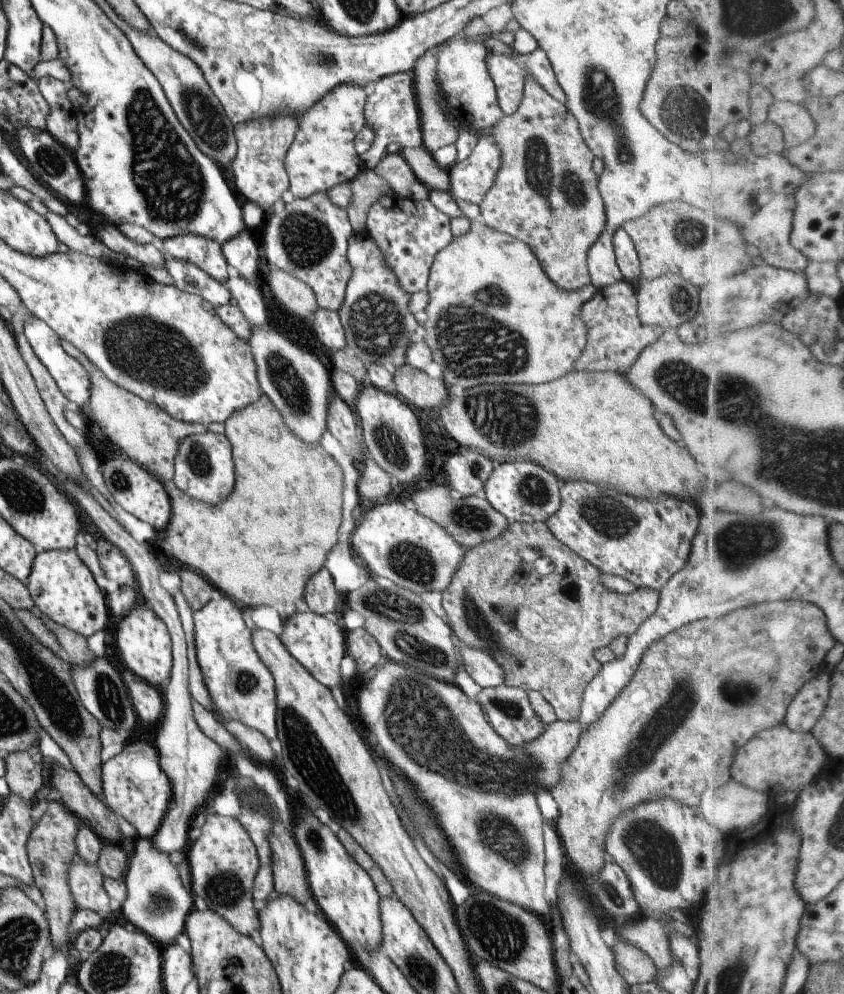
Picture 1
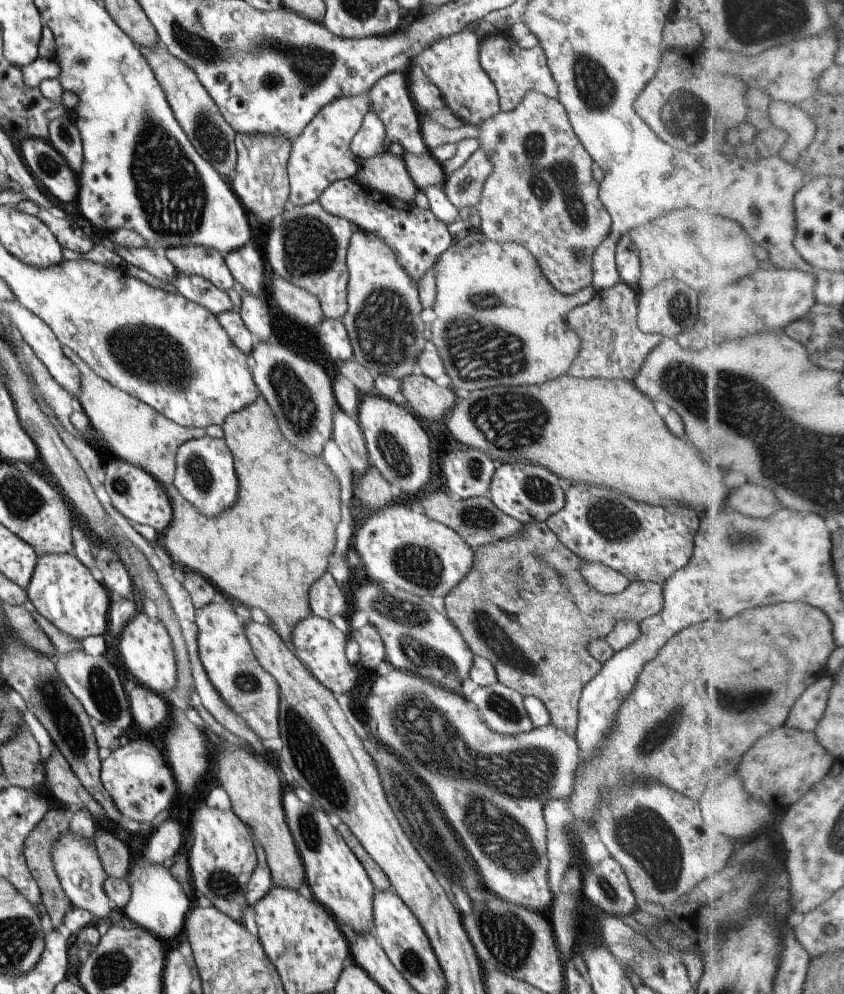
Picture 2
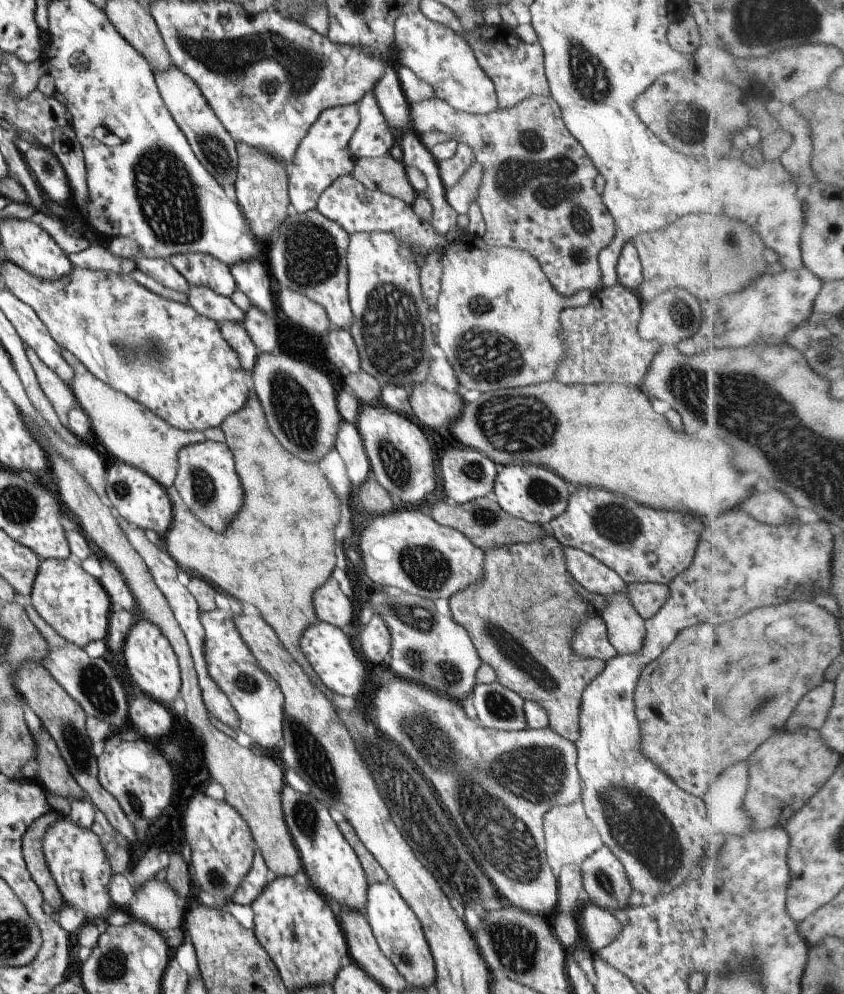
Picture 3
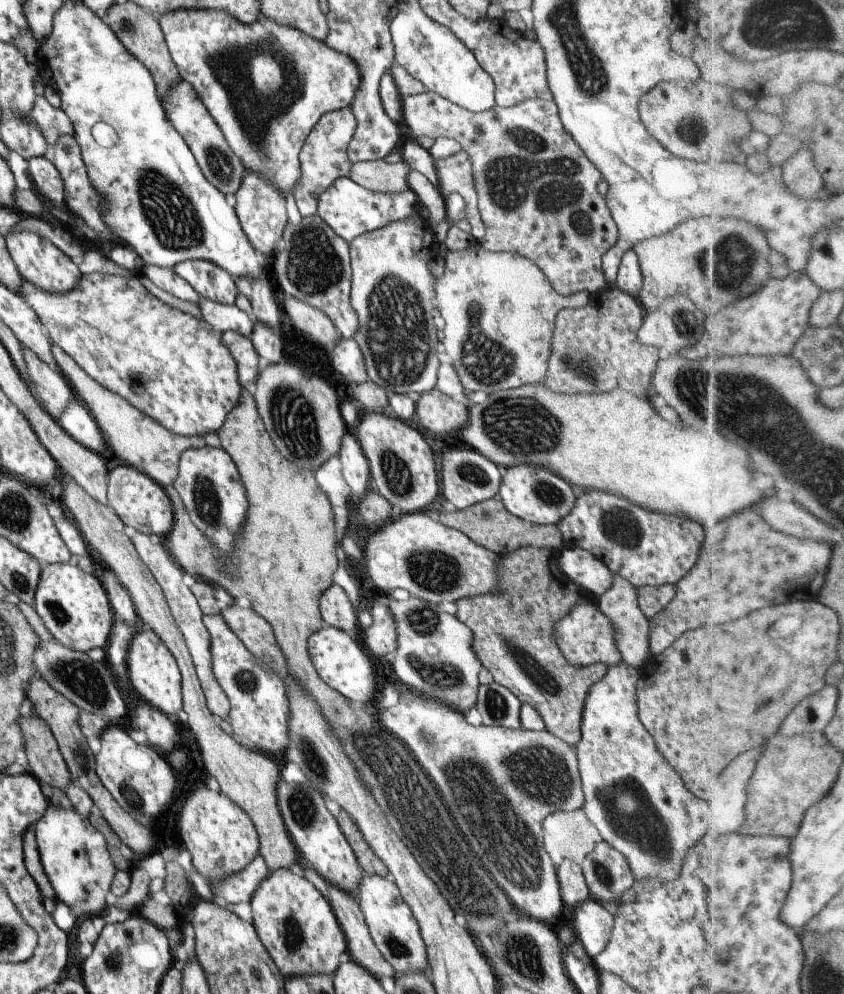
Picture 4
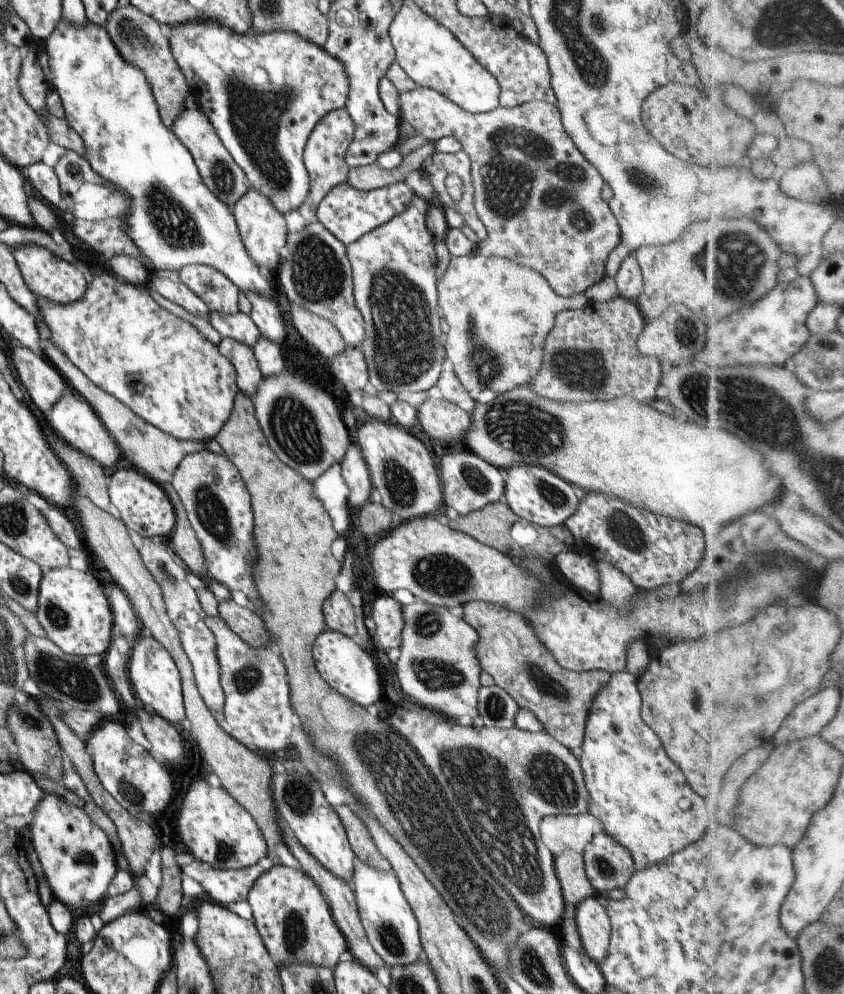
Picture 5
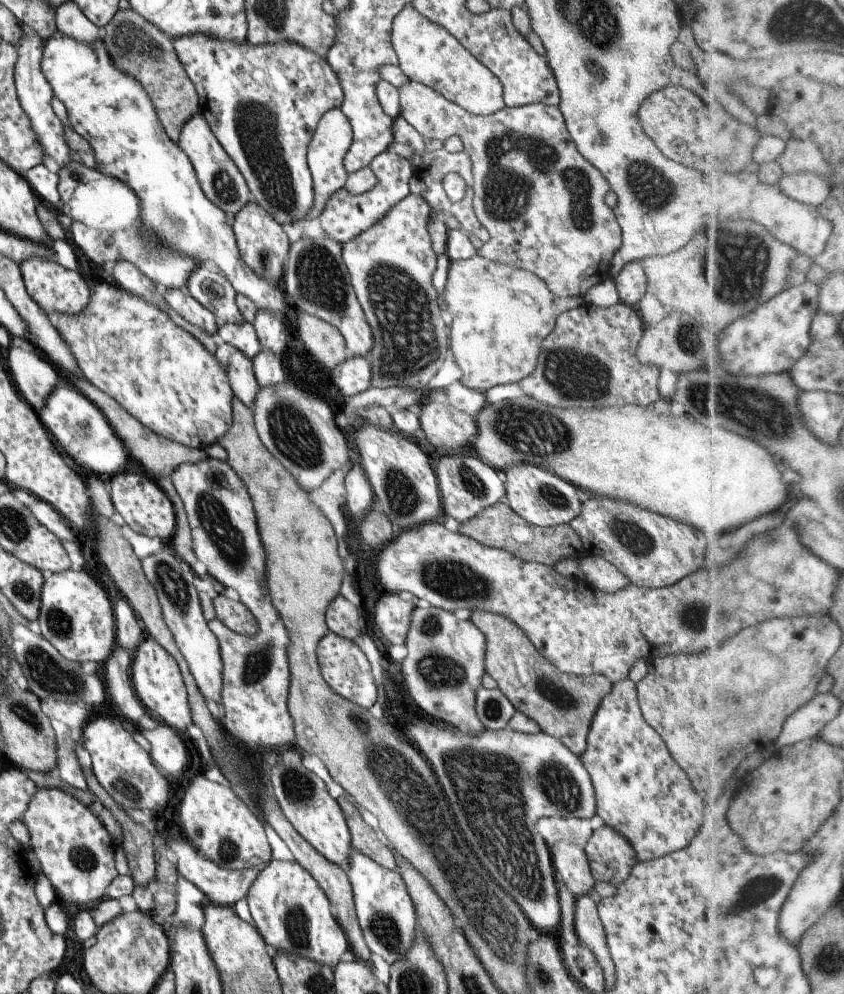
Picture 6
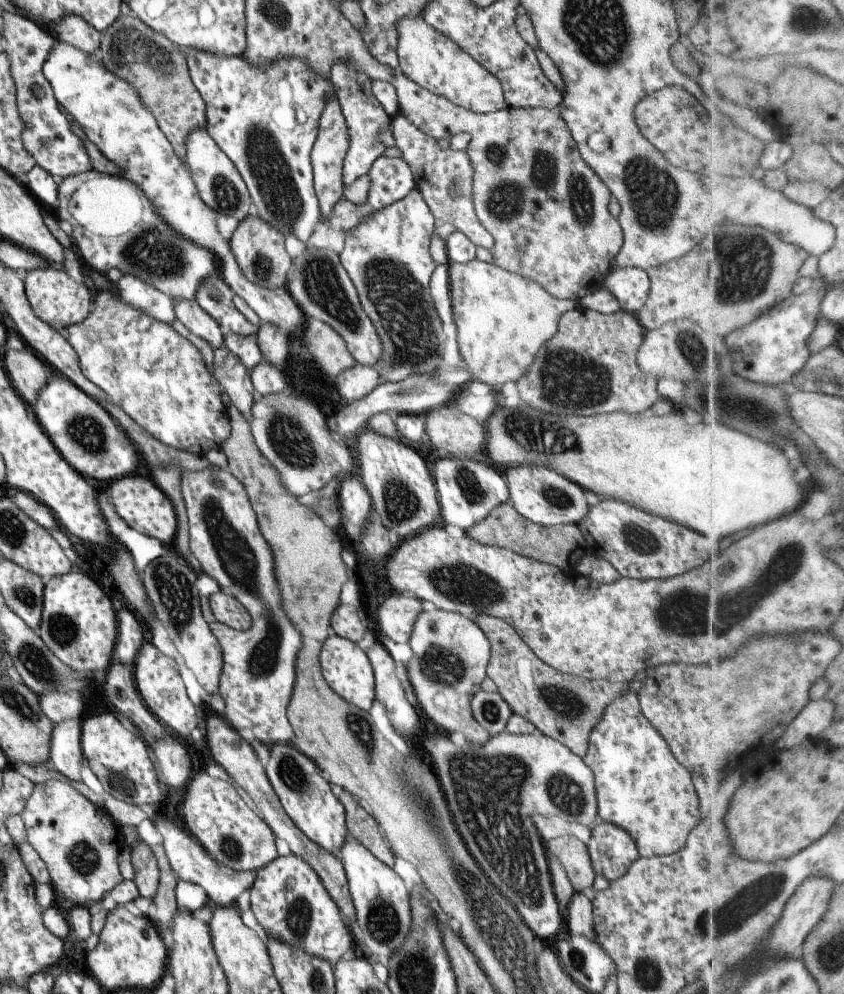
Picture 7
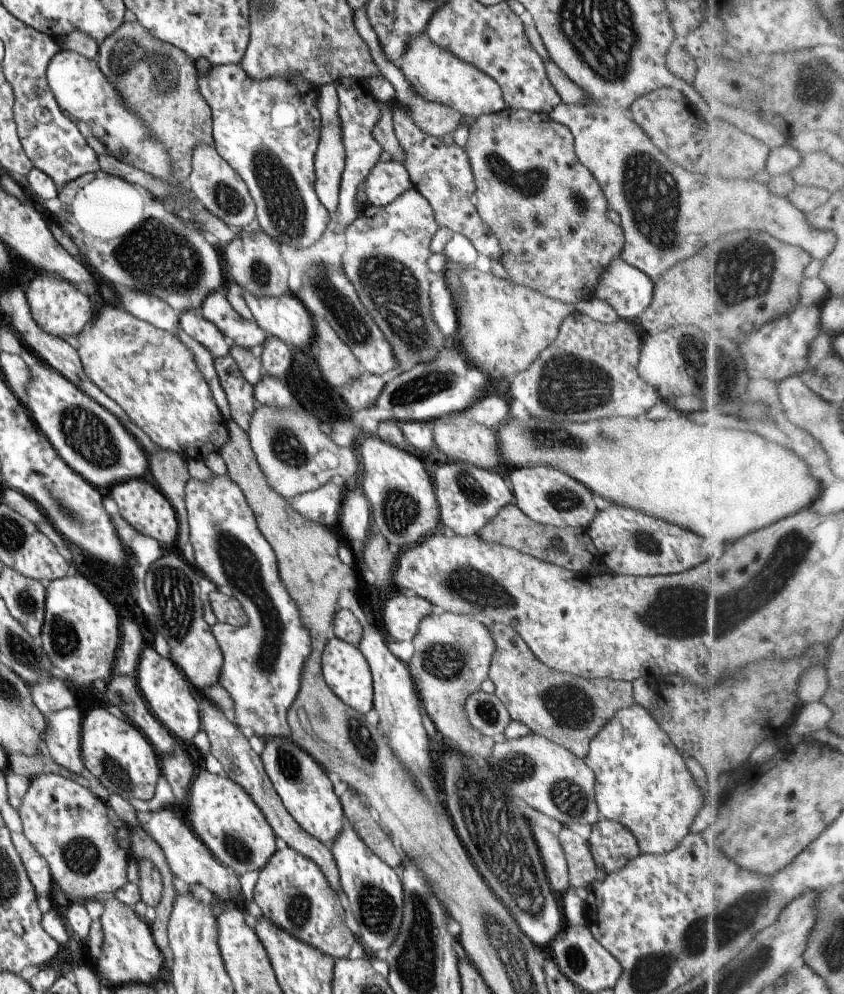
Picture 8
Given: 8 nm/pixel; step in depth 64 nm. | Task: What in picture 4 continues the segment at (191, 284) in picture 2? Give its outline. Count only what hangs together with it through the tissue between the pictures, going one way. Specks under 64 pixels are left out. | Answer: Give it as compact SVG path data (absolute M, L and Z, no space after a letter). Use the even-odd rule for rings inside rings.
M200 296L197 306L202 314L201 318L210 324L216 333L236 331L248 338L251 335L253 317L248 316L235 304L229 305Z

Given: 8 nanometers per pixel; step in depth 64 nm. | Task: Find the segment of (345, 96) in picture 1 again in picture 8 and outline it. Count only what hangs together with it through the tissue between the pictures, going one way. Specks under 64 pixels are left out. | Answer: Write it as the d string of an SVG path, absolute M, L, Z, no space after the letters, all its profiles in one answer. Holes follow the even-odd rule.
M327 84L319 88L319 99L317 102L321 112L321 131L317 149L314 155L314 166L316 173L315 191L324 208L330 213L330 218L336 220L336 212L339 203L339 190L341 187L341 176L345 167L345 146L341 131L341 120L339 119L339 96L337 84Z

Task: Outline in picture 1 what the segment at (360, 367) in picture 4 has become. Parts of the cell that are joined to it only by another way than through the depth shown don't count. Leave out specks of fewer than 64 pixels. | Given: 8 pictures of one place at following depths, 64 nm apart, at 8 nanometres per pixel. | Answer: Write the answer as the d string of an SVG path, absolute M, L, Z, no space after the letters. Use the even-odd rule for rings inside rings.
M318 307L311 321L312 328L316 330L318 338L328 348L330 354L346 350L346 347L349 345L349 339L344 333L344 328L342 328L342 322L337 312L322 310L322 308Z

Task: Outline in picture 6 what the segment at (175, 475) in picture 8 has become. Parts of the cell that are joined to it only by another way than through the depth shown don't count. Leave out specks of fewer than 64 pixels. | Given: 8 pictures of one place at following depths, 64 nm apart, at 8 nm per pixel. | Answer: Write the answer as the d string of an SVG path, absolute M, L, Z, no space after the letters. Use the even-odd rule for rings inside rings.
M76 375L65 376L84 396L87 396L97 407L100 412L103 412L104 418L111 424L115 430L116 436L124 443L124 446L129 452L131 458L136 458L140 464L146 468L149 476L156 479L157 484L168 495L175 508L176 528L169 545L173 547L174 552L185 560L190 566L197 560L193 549L193 536L191 528L187 521L187 514L184 503L174 488L172 479L169 477L181 464L185 462L193 463L199 460L204 460L207 452L204 448L199 449L181 445L179 442L170 440L169 438L161 437L152 429L145 427L136 417L133 417L123 406L120 406L114 398L108 396L103 390L96 388L88 379L81 379Z

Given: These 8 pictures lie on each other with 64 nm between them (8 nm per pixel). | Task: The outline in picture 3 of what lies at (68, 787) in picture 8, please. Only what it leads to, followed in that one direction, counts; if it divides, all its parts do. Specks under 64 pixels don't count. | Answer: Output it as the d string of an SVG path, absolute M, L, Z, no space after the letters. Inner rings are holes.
M57 816L57 821L43 838L45 859L66 905L85 912L90 920L105 919L112 909L108 885L113 875L100 839L94 831L73 823L69 816Z

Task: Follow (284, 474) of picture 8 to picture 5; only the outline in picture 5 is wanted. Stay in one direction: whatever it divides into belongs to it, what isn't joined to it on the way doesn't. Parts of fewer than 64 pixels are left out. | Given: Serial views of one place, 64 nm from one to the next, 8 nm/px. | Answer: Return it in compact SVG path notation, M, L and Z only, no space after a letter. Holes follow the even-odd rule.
M286 368L277 375L266 375L258 385L257 391L251 398L255 415L263 430L264 436L274 451L274 454L291 469L297 470L307 481L315 480L334 463L340 463L345 455L350 439L344 425L342 413L338 411L334 397L318 385L311 384L300 375L289 372Z

